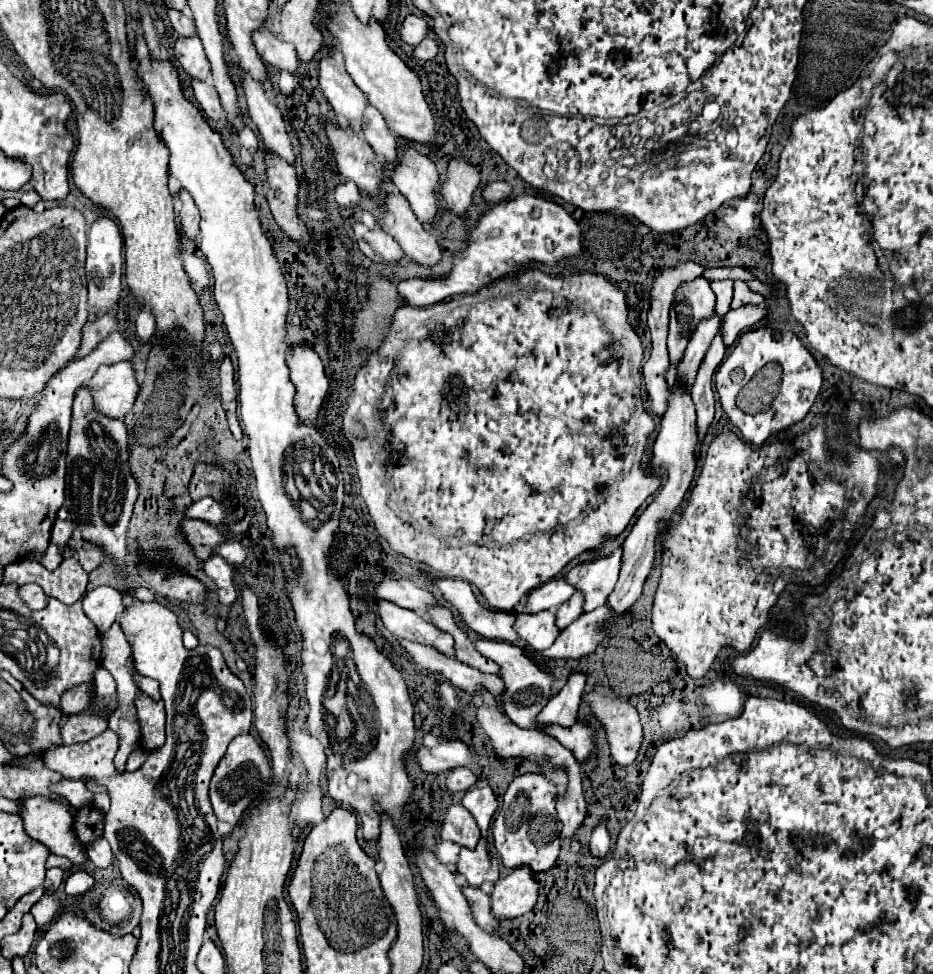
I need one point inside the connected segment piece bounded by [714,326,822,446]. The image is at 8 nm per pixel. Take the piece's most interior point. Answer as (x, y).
(802, 377)

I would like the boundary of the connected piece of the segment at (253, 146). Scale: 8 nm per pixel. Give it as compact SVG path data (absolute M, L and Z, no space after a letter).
M244 126L244 130L238 132L238 142L240 142L240 146L248 148L250 152L258 150L258 138L256 138L256 134L248 126Z

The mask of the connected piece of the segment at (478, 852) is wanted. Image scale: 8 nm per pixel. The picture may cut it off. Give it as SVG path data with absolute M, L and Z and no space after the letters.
M482 838L474 850L462 848L458 856L458 874L466 878L470 886L480 886L482 882L496 882L500 874L500 862L488 852L488 842Z

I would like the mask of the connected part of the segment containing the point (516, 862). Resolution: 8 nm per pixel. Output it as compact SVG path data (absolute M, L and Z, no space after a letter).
M522 774L512 780L496 812L492 836L506 868L528 866L532 872L548 872L560 854L560 820L556 818L556 786L542 774Z

